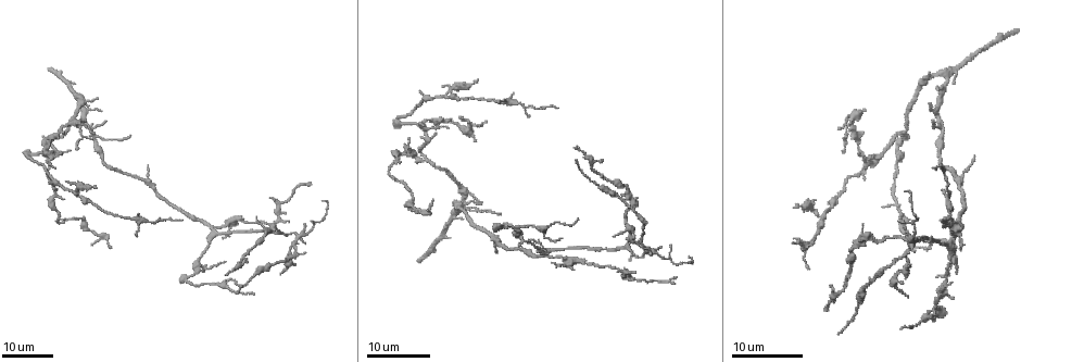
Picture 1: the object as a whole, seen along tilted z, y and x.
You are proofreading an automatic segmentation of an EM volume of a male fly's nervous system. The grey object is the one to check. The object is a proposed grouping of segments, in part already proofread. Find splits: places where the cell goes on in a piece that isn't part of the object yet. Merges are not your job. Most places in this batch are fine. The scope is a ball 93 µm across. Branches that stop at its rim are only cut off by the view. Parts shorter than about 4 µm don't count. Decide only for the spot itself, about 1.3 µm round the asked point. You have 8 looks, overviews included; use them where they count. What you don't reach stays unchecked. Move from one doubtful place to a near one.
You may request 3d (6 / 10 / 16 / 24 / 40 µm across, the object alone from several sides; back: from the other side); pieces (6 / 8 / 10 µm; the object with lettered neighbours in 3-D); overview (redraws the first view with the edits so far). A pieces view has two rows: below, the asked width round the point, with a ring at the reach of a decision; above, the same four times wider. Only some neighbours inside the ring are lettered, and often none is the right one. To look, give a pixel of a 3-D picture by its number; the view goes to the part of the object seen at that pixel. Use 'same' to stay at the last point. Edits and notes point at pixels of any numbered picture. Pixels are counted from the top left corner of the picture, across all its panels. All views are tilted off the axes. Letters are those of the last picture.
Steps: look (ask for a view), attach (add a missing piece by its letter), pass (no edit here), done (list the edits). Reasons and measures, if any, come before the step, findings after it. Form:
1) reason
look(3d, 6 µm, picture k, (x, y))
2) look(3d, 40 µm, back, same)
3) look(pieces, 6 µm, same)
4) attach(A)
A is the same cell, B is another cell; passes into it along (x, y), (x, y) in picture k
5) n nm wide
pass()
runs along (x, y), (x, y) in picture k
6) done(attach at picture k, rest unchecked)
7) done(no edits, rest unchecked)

long arm stops here
look(3d, 16 µm, picture 1, (792, 243))

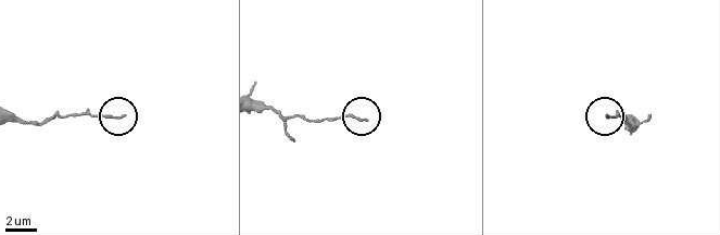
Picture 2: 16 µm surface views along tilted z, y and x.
look(pieces, 10 µm, picture 2, (366, 118))

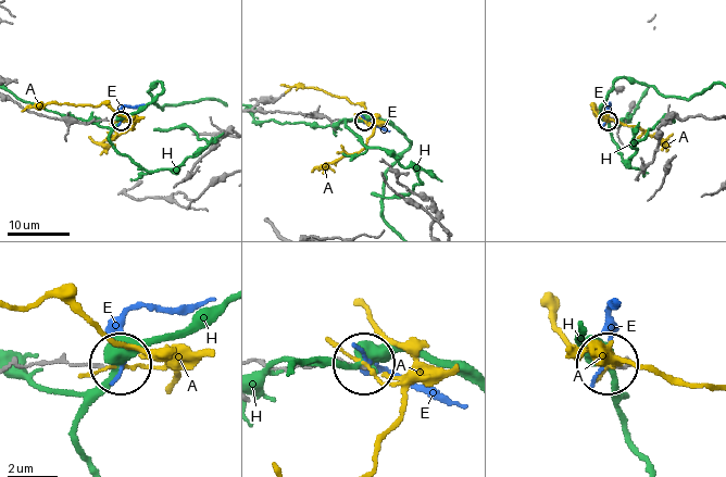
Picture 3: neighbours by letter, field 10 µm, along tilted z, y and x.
pass()
A, E and H are other cells; runs along (282, 112), (363, 121) in picture 3; no lettered piece goes on from it

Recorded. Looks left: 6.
branch stops here
look(3d, 16 µm, picture 1, (67, 180))

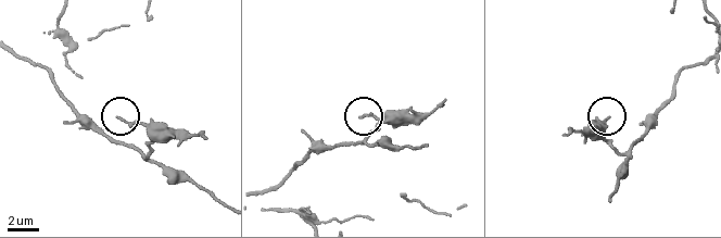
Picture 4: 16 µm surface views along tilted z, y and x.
look(pieces, 6 µm, picture 4, (360, 116))

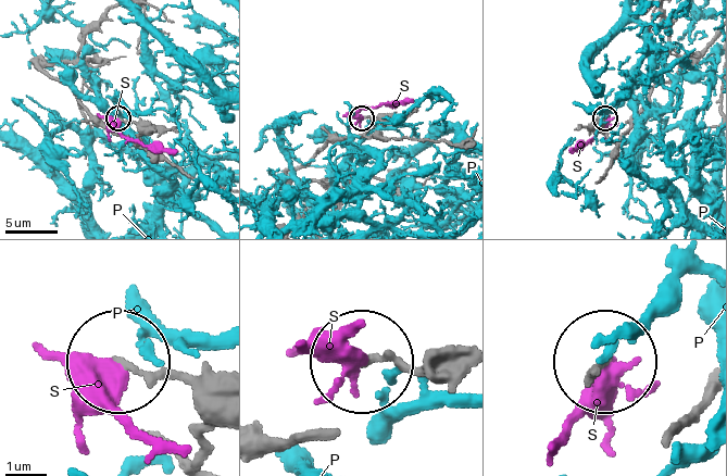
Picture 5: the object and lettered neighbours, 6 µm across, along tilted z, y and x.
130 nm wide
pass()
P and S are other cells; runs along (421, 367), (365, 358) in picture 5; no lettered piece goes on from it

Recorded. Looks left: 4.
tapers out
look(3d, 24 µm, picture 1, (871, 157))

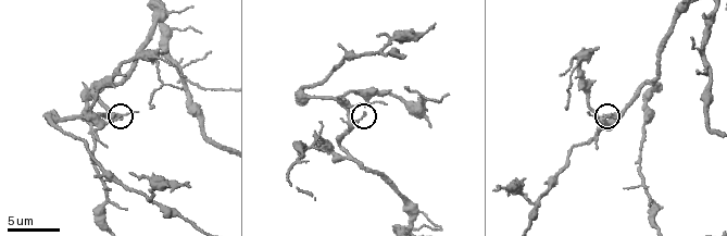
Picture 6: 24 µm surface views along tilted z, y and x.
look(pieces, 6 µm, picture 6, (366, 113))

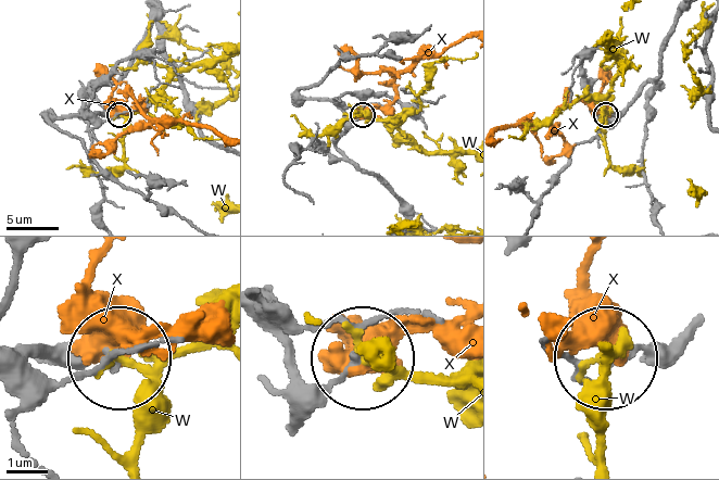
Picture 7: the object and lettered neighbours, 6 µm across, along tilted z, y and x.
140 nm wide
pass()
W and X are other cells; runs along (302, 422), (354, 358) in picture 7; no lettered piece goes on from it

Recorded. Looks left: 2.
tapers out
look(3d, 6 µm, picture 6, (597, 47))

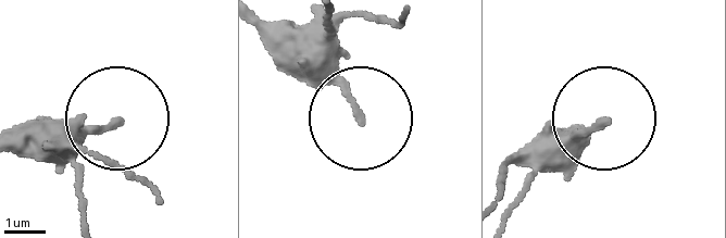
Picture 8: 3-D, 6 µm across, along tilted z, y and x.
look(pieces, 6 µm, picture 8, (362, 118))

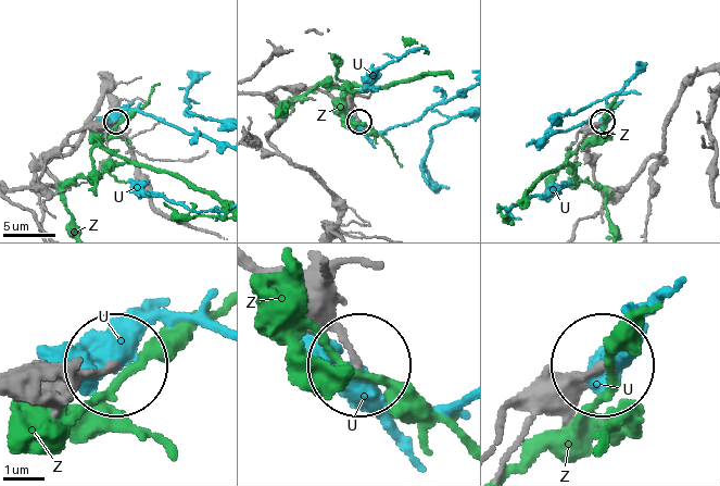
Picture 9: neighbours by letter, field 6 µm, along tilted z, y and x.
150 nm wide
pass()
U and Z are other cells; runs along (261, 269), (358, 365) in picture 9; no lettered piece goes on from it

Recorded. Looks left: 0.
done(no edits, rest unchecked)

